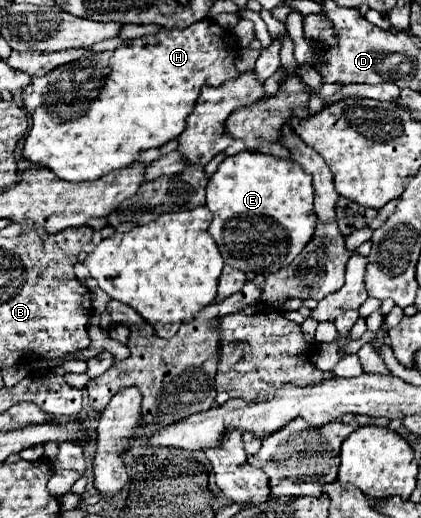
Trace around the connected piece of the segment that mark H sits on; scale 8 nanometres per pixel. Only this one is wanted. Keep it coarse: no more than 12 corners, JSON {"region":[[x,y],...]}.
{"region":[[215,21],[61,65],[23,91],[23,157],[95,181],[235,79]]}

